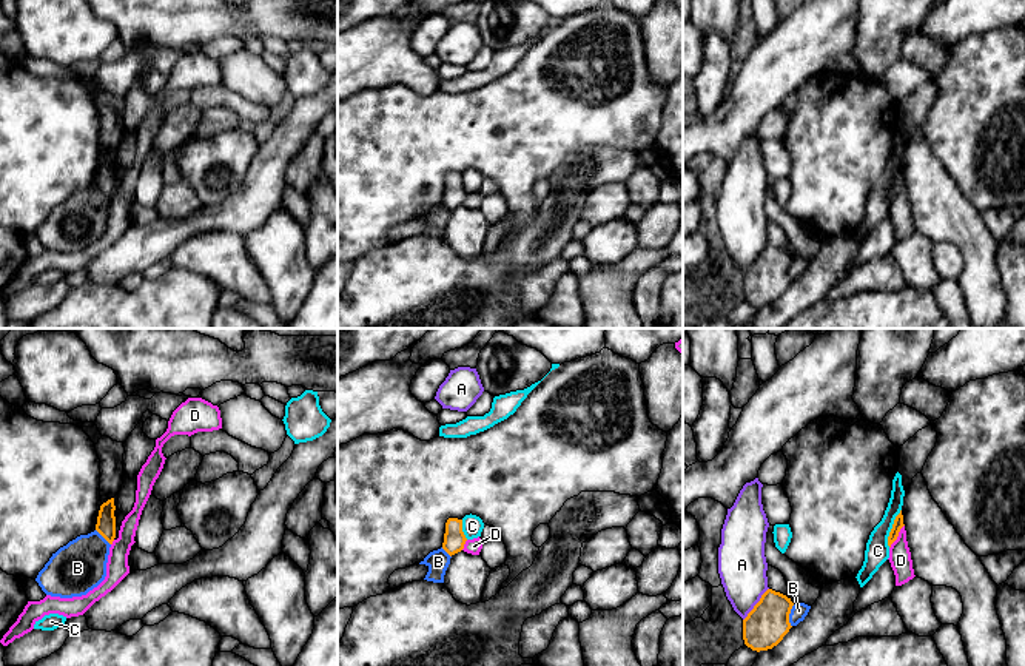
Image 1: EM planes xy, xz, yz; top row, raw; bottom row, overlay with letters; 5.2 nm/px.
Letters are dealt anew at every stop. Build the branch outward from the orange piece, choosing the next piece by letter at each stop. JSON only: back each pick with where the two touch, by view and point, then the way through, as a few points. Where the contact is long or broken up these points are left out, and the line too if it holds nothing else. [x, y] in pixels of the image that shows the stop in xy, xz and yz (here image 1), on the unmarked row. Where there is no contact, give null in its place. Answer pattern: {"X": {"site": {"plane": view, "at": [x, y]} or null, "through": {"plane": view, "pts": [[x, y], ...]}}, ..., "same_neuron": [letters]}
{"same_neuron": []}

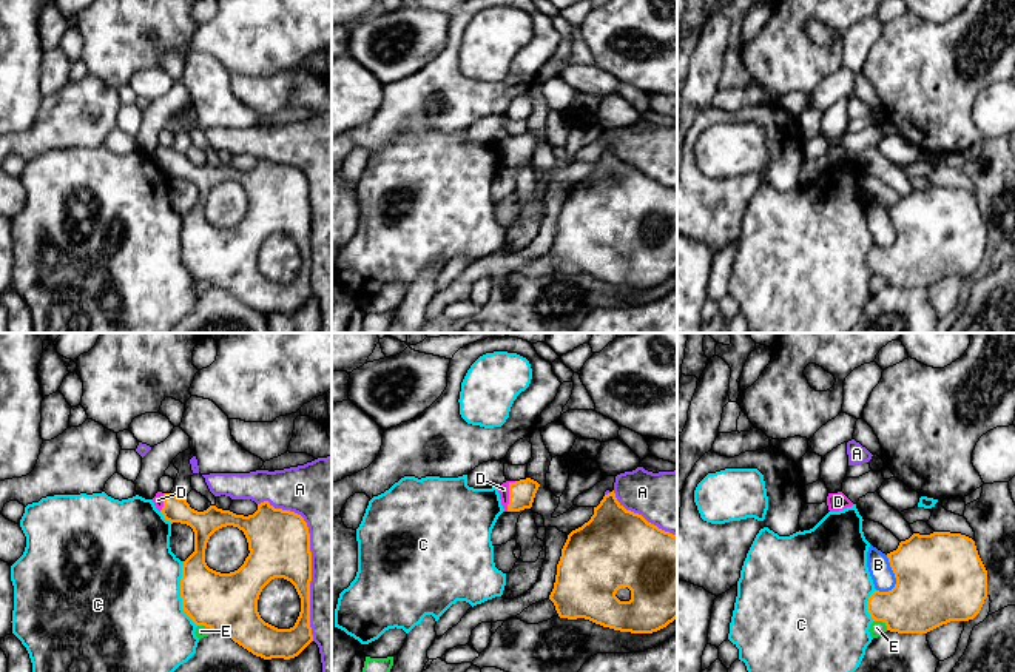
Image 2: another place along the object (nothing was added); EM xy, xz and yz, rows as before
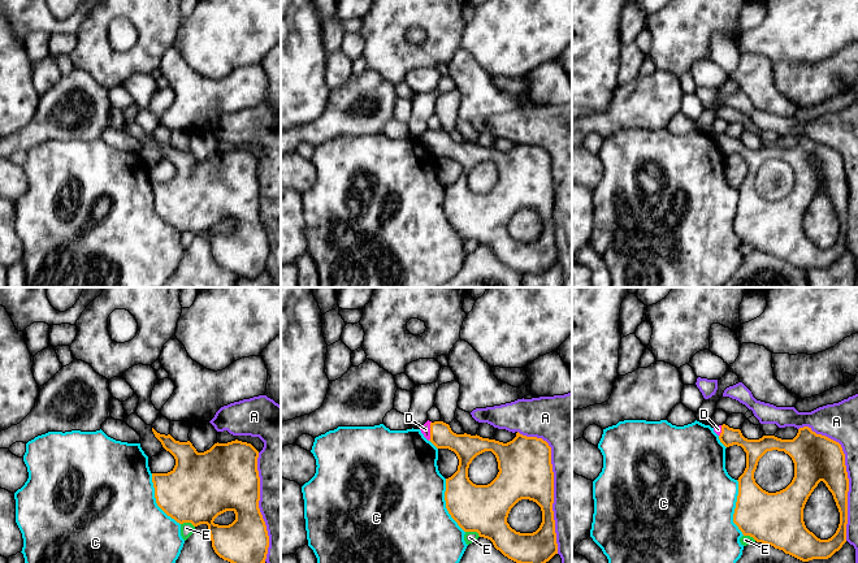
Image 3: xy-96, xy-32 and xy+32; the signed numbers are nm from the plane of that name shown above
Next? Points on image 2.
{"D": {"site": {"plane": "xz", "at": [509, 150]}, "through": {"plane": "xz", "pts": [[522, 148], [509, 150], [503, 144]]}}, "same_neuron": ["D"]}

